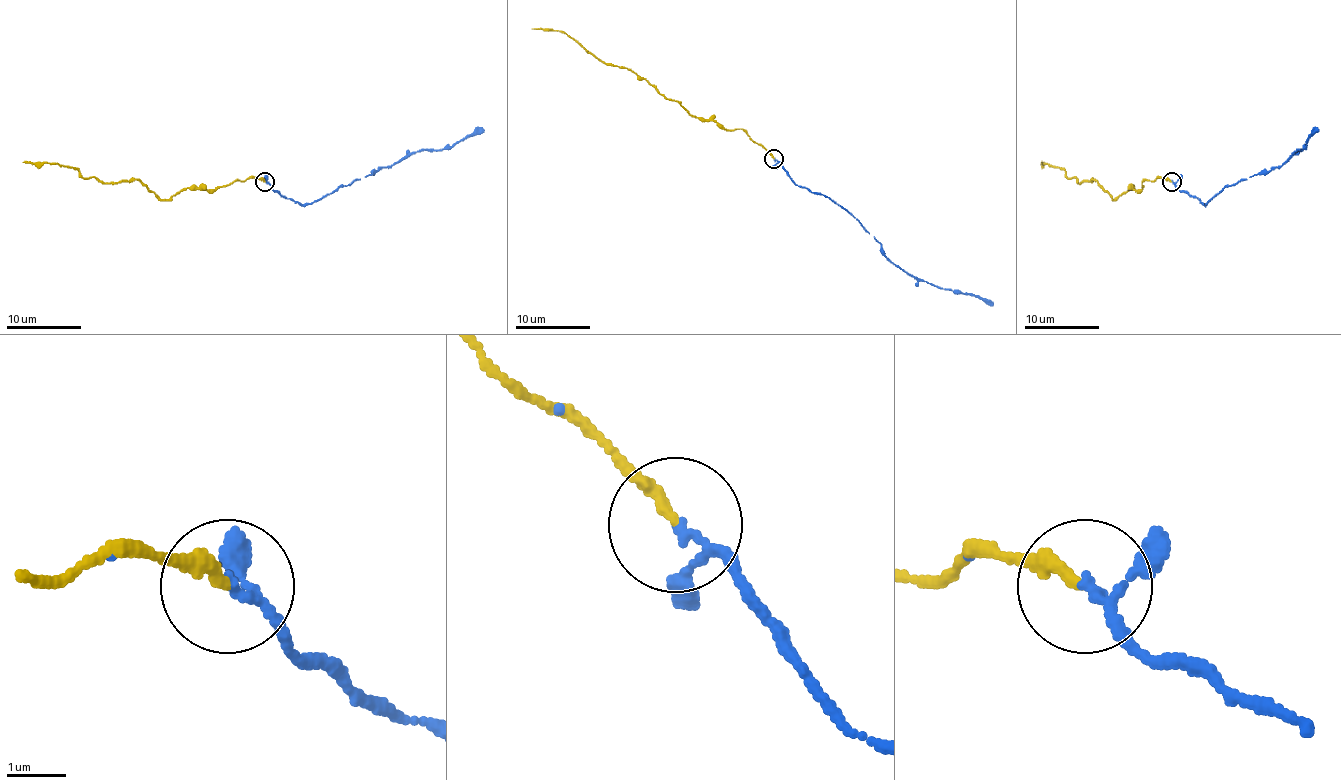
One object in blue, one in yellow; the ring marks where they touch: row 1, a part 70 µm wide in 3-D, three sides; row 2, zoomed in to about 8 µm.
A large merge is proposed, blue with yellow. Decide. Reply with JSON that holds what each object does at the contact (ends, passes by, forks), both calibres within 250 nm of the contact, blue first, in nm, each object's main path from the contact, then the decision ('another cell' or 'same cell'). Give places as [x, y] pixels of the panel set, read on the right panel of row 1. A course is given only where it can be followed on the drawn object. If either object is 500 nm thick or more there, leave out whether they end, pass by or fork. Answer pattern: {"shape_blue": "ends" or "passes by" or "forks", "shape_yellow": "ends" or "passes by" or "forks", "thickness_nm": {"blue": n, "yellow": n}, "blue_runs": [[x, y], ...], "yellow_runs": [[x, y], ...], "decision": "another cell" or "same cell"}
{"shape_blue": "passes by", "shape_yellow": "ends", "thickness_nm": {"blue": 110, "yellow": 190}, "blue_runs": [[1171, 181], [1205, 203], [1225, 187], [1257, 174], [1268, 174], [1296, 149], [1302, 149], [1317, 129]], "yellow_runs": [[1171, 181], [1158, 177], [1143, 181], [1141, 188], [1130, 188], [1113, 200], [1093, 179], [1081, 183], [1042, 162]], "decision": "same cell"}

